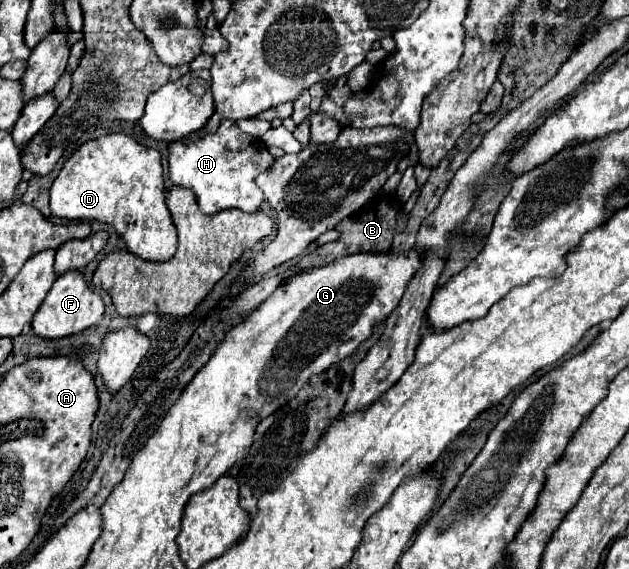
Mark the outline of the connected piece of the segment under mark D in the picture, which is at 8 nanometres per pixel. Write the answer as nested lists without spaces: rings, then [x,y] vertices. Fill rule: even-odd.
[[[111,133],[91,139],[65,161],[63,169],[51,185],[51,213],[55,217],[71,221],[103,221],[113,225],[125,239],[127,249],[147,261],[167,261],[177,251],[177,229],[165,205],[161,153],[157,149],[139,145],[133,137],[123,133]]]

